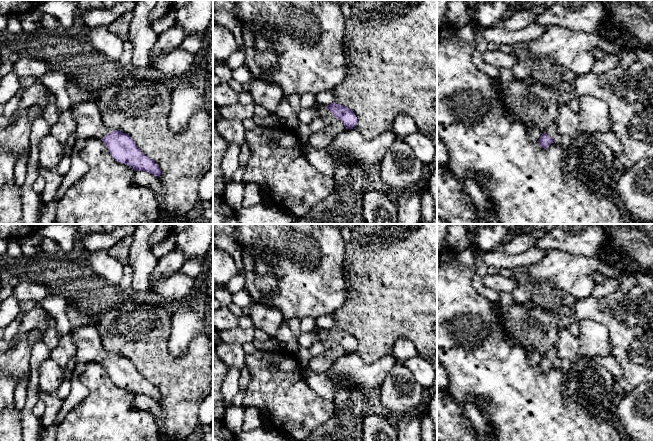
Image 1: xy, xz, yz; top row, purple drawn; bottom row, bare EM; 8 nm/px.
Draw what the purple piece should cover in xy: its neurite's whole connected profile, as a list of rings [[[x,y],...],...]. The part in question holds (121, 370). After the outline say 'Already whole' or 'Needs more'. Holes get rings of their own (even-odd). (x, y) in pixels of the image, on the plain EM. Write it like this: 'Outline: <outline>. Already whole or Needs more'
Outline: [[[92,322],[75,328],[70,334],[77,347],[76,363],[101,363],[119,387],[130,390],[134,395],[145,395],[157,401],[161,399],[158,389],[139,374],[129,359],[105,350],[97,324]]]. Needs more

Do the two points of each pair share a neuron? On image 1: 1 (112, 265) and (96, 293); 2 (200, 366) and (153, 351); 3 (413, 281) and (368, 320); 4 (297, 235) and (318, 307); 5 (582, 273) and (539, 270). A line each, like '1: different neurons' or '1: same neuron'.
1: different neurons
2: same neuron
3: same neuron
4: same neuron
5: same neuron

